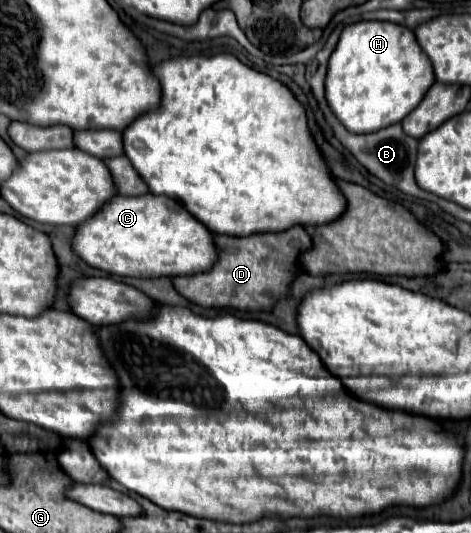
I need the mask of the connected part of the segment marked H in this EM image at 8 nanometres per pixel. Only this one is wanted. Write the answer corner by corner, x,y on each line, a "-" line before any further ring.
360,21
344,27
330,57
326,99
348,131
368,133
400,123
418,107
434,81
428,55
416,47
412,29
388,21

